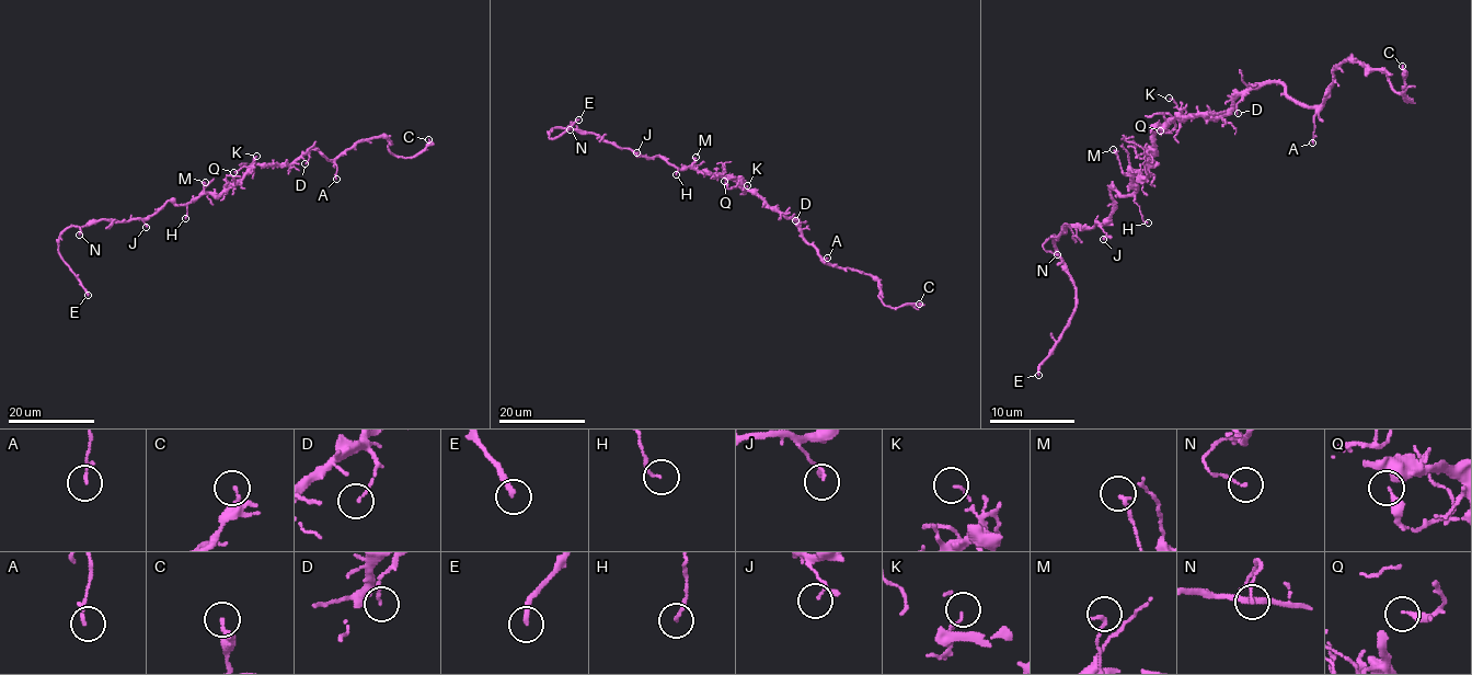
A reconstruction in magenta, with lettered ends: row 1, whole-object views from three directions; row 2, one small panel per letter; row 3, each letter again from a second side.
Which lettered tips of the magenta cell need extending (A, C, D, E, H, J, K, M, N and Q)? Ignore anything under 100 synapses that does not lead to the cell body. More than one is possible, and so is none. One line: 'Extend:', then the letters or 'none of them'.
Extend: E

